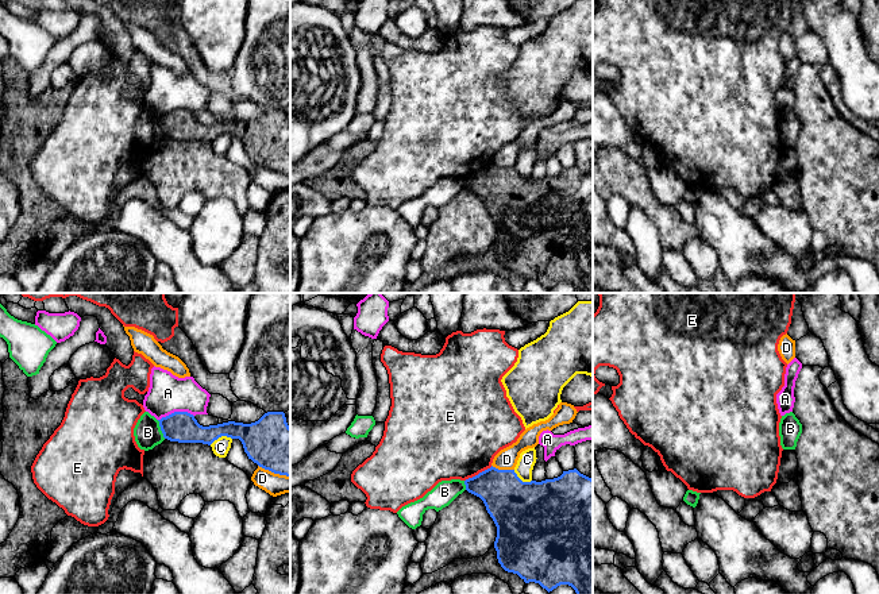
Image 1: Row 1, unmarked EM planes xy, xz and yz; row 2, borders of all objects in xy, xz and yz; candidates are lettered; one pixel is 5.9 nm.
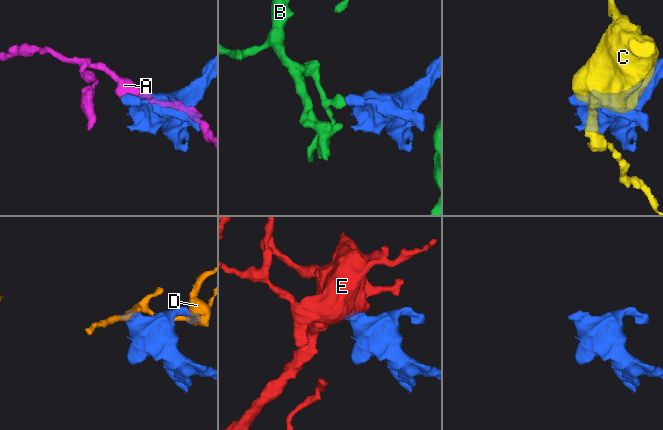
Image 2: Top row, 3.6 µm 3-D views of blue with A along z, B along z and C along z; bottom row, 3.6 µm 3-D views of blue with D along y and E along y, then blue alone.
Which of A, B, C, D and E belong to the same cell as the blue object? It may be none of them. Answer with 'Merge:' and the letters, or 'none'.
Merge: none

